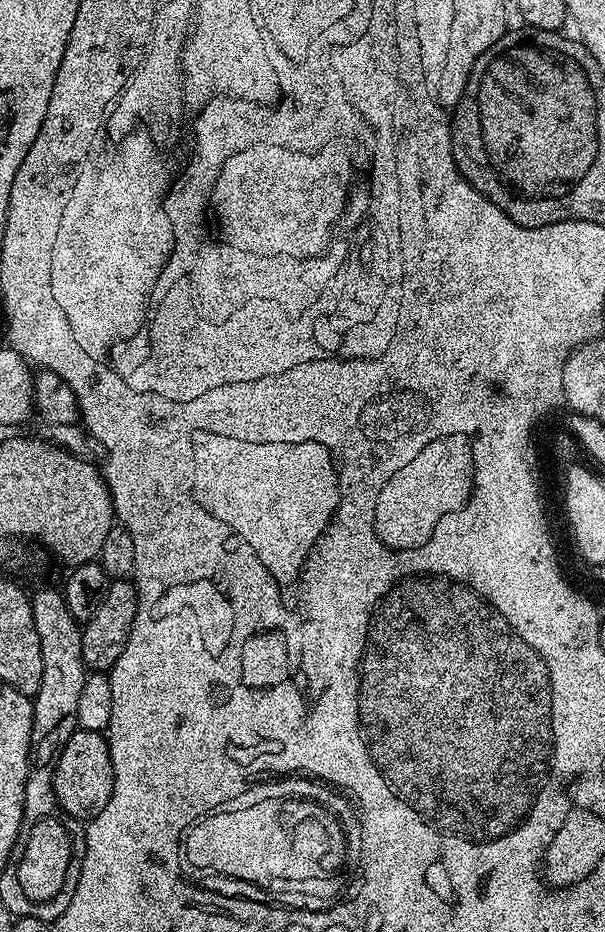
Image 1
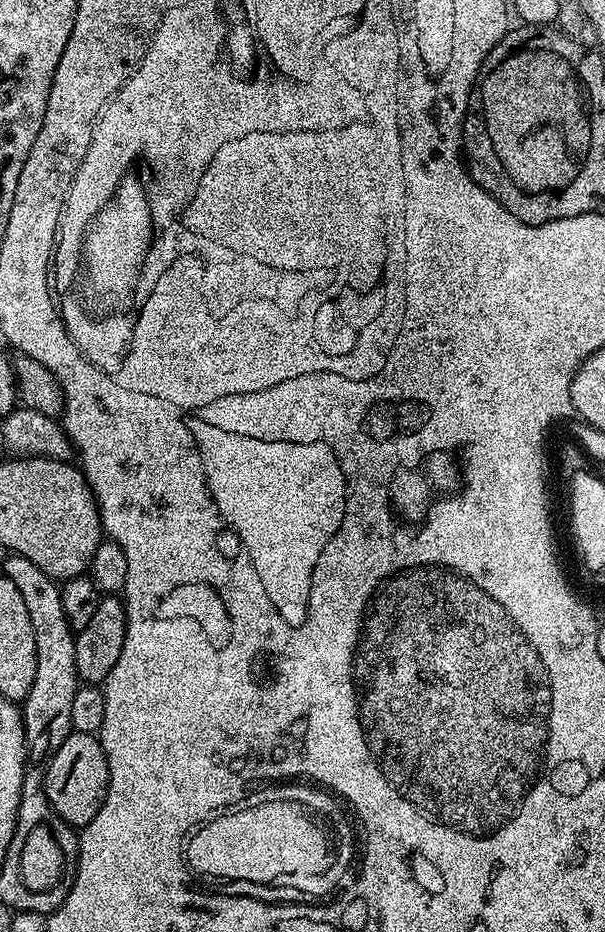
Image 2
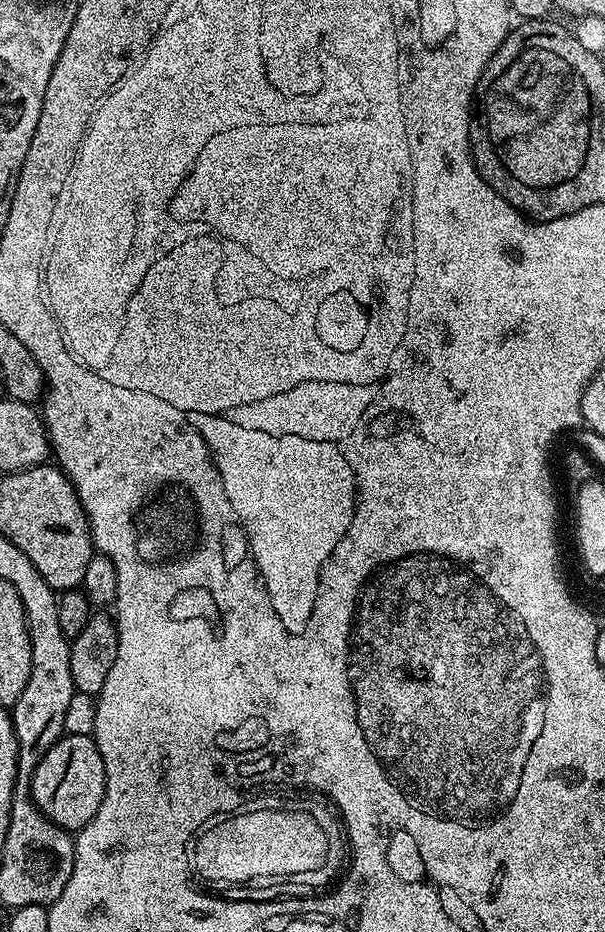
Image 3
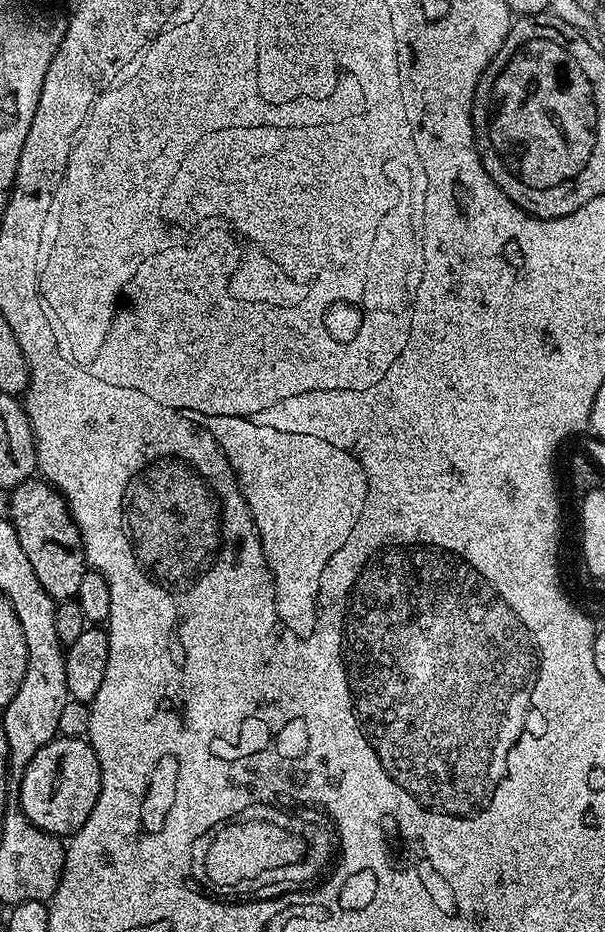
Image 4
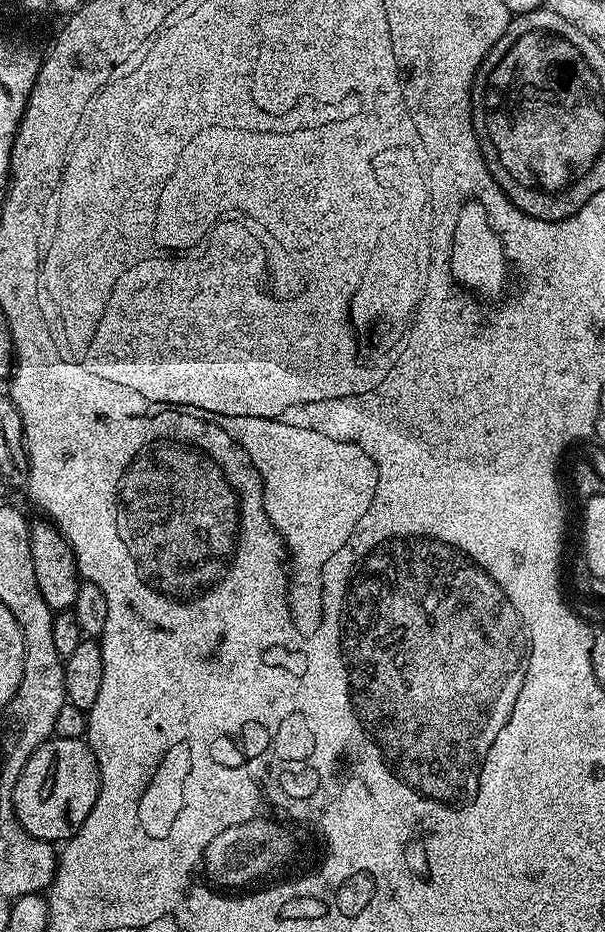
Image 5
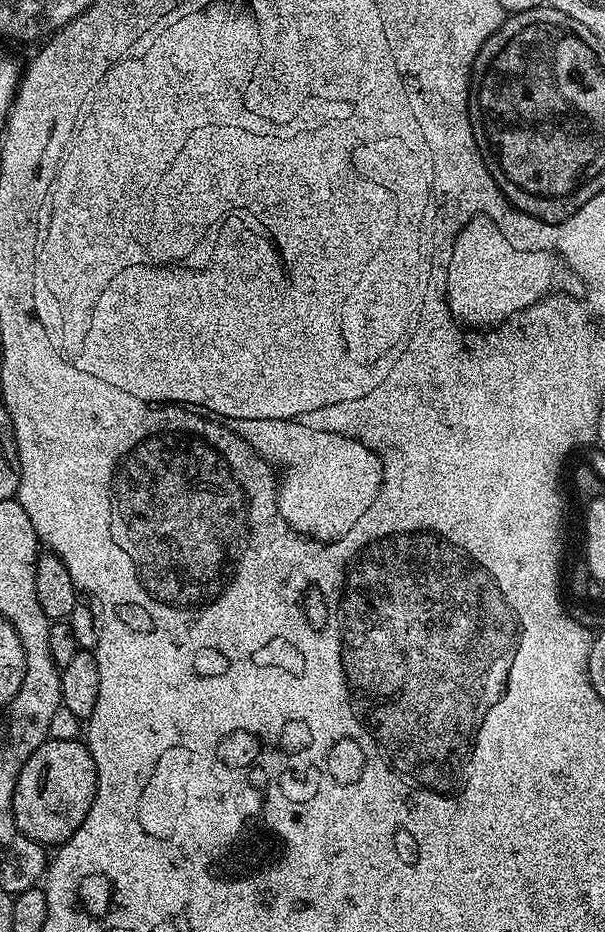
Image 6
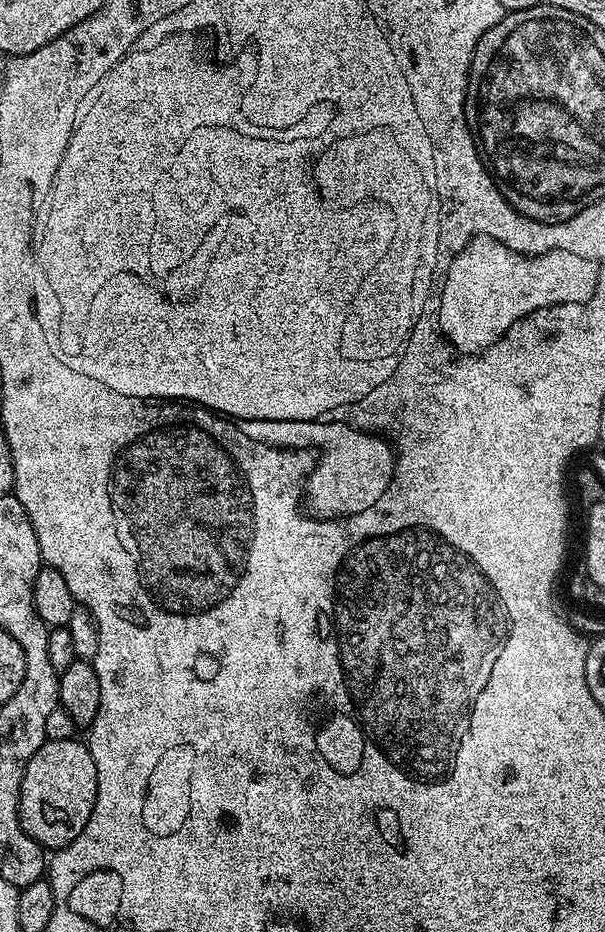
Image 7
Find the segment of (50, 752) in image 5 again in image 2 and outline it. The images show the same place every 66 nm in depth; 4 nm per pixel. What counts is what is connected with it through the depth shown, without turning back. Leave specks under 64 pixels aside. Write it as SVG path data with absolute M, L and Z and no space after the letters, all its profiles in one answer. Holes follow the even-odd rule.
M74 730L46 761L44 793L55 815L61 816L73 829L82 830L108 797L109 778L110 770L99 735Z

